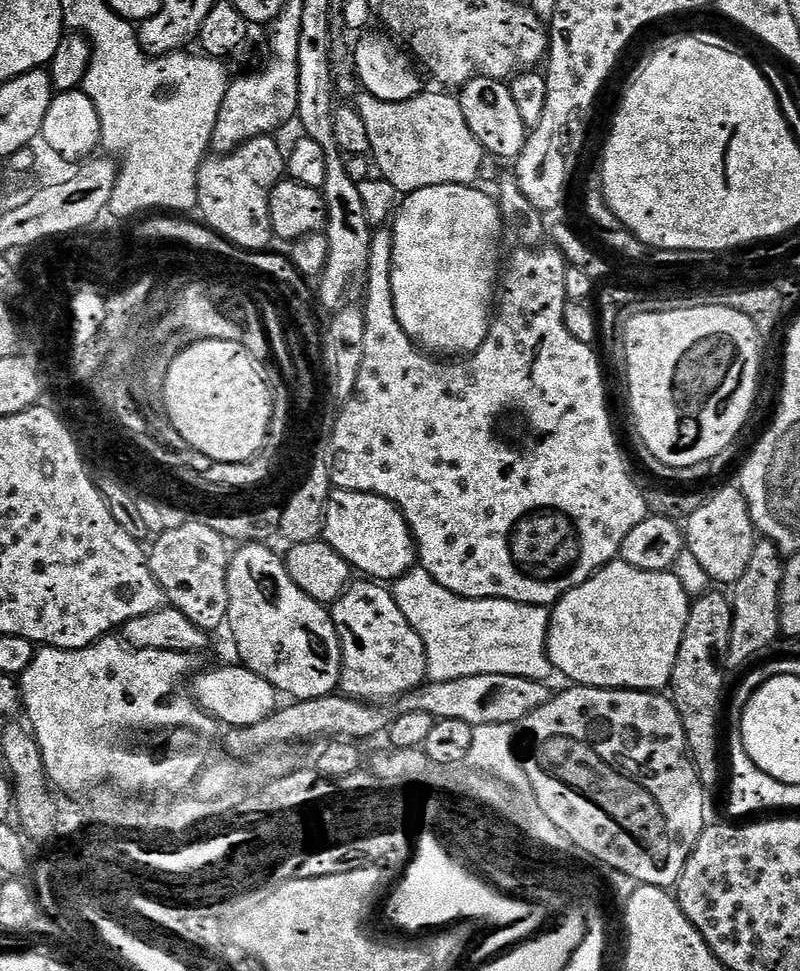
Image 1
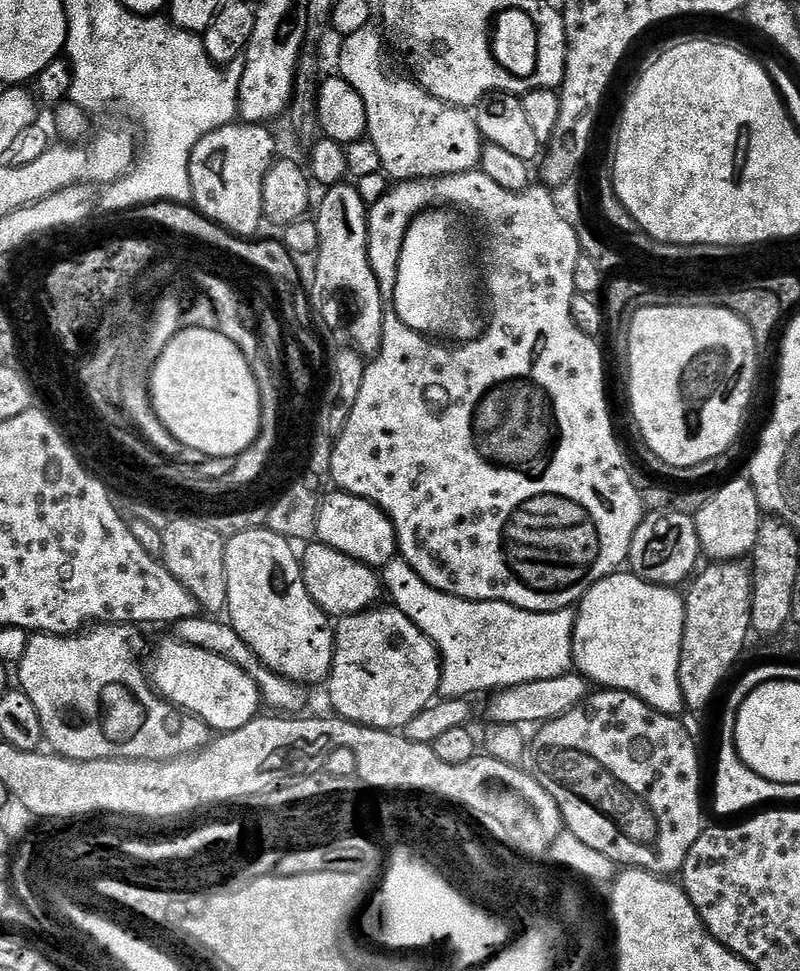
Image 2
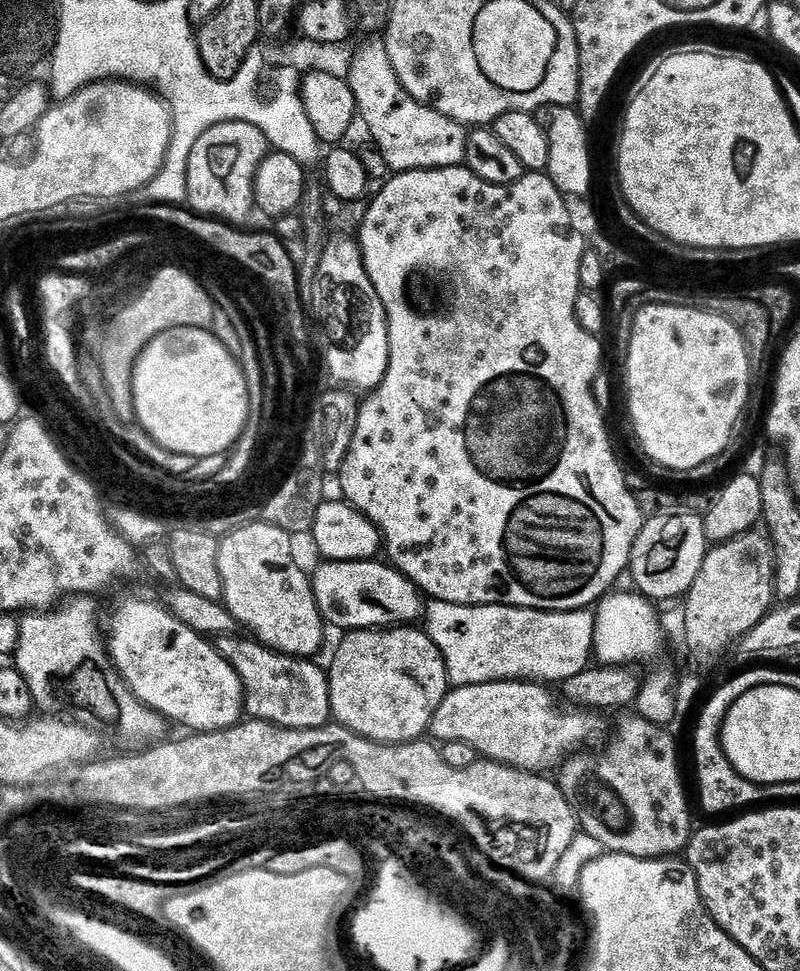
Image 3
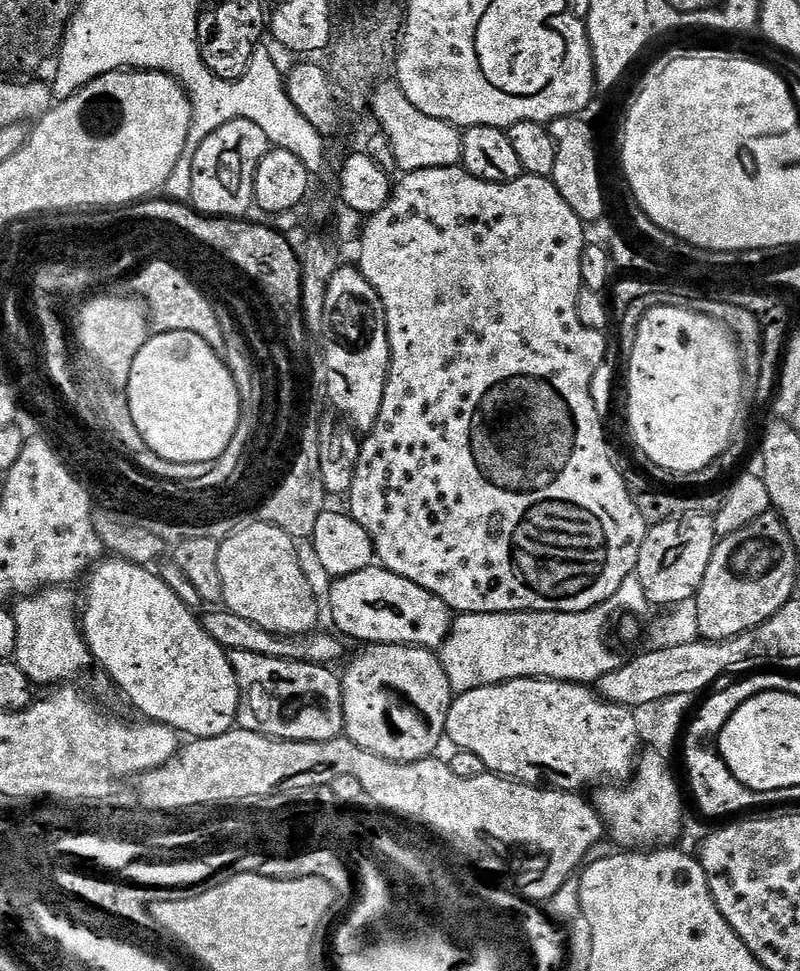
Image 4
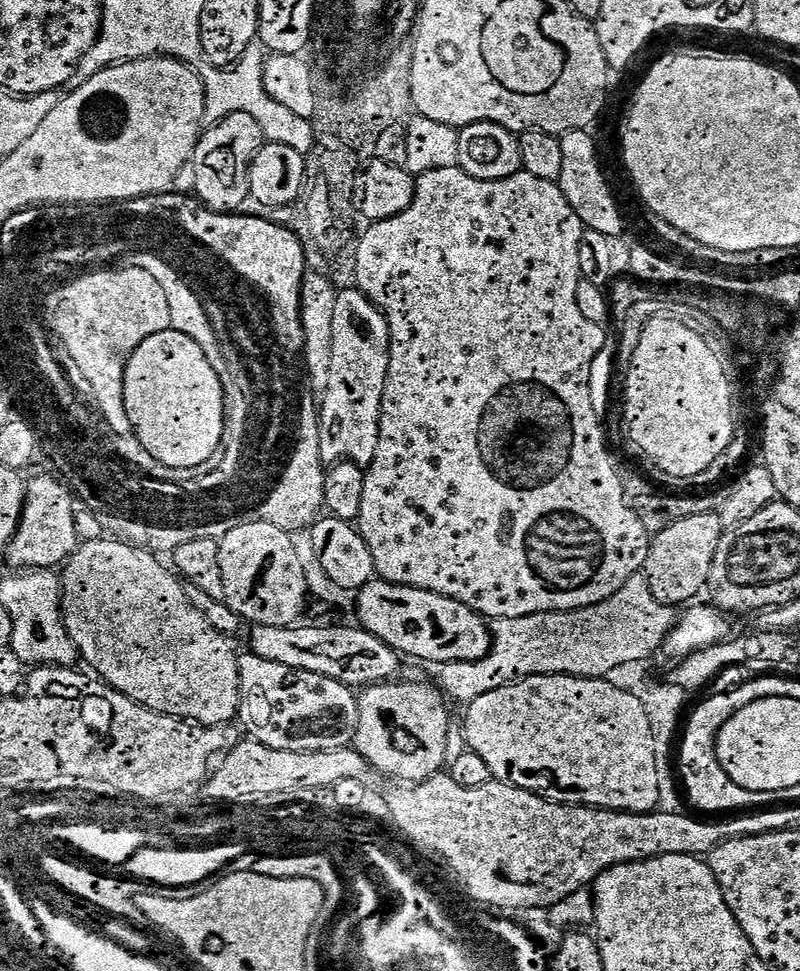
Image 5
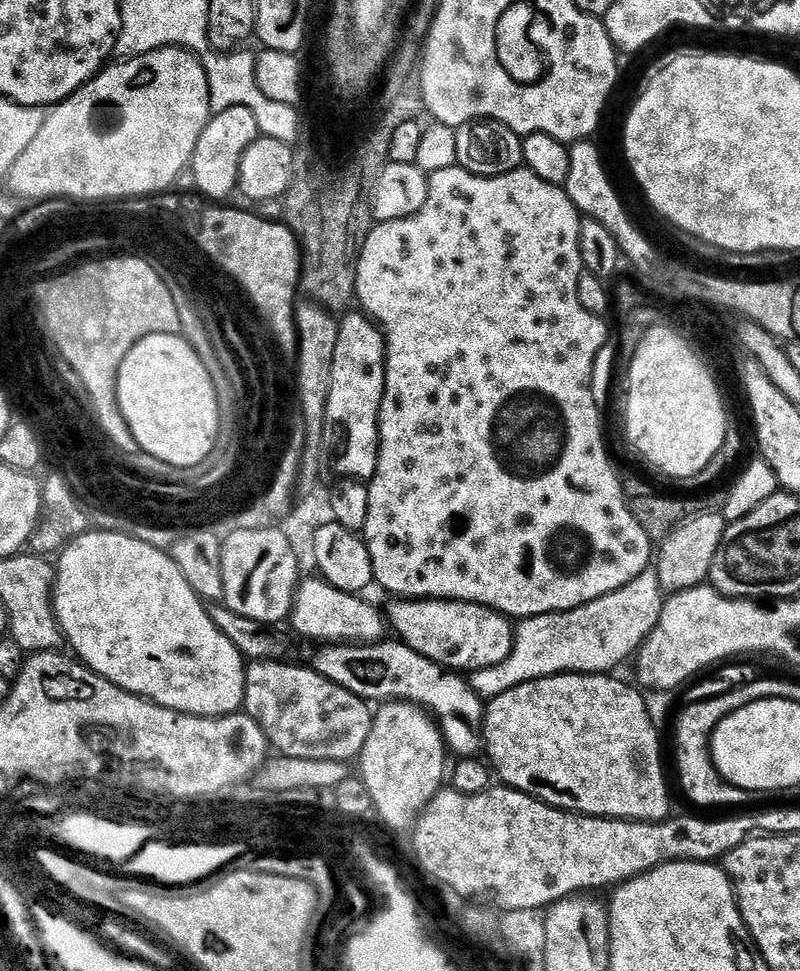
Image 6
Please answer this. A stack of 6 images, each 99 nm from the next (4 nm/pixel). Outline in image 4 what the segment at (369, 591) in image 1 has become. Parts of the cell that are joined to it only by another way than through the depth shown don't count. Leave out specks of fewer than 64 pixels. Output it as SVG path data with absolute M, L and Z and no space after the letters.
M369 644L361 649L342 672L340 682L347 739L399 764L429 759L445 739L446 718L454 699L439 655L414 644Z

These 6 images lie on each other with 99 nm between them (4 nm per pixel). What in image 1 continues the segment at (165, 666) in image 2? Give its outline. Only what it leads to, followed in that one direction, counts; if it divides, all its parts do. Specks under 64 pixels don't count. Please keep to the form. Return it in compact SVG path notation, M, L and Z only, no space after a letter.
M235 667L212 668L209 672L201 671L190 684L190 691L196 697L197 704L213 720L221 725L228 724L229 729L254 726L271 716L278 708L278 703L276 704L278 693L274 685L266 682L266 678L251 672L249 668Z

